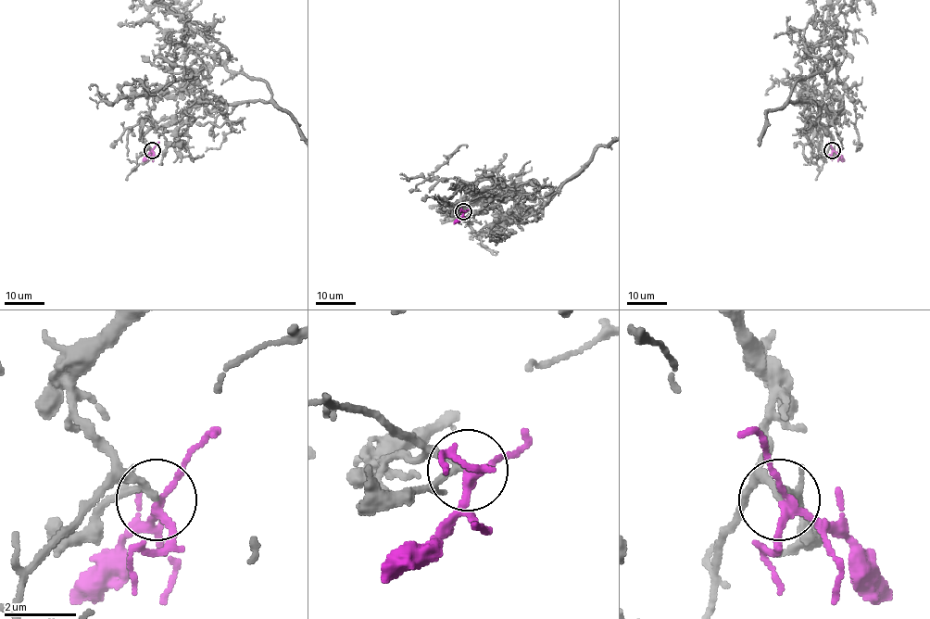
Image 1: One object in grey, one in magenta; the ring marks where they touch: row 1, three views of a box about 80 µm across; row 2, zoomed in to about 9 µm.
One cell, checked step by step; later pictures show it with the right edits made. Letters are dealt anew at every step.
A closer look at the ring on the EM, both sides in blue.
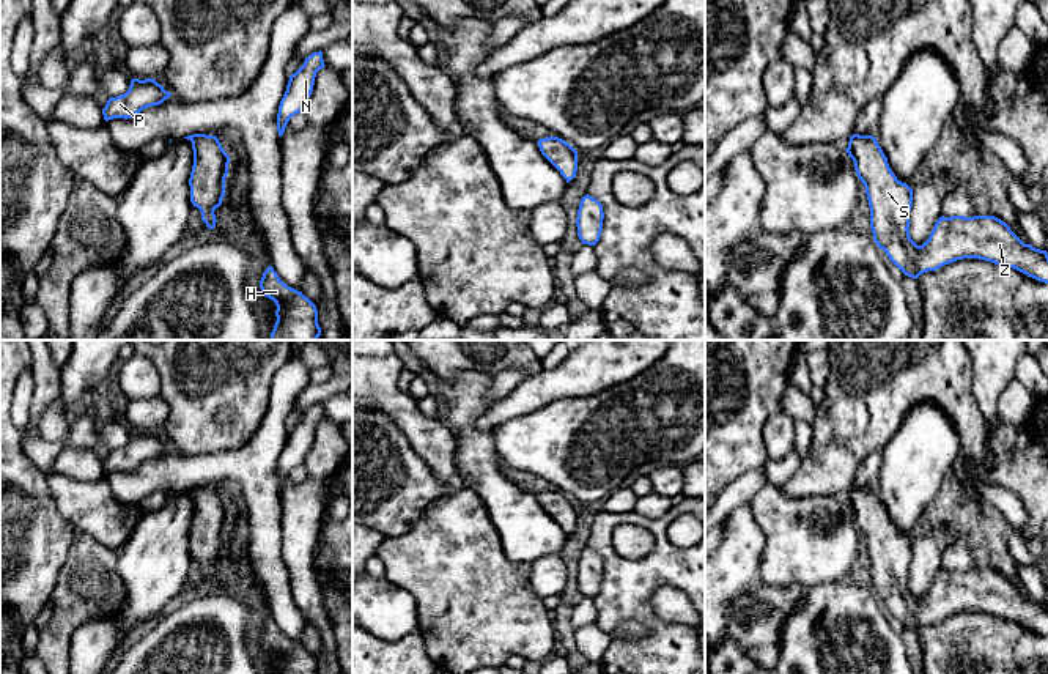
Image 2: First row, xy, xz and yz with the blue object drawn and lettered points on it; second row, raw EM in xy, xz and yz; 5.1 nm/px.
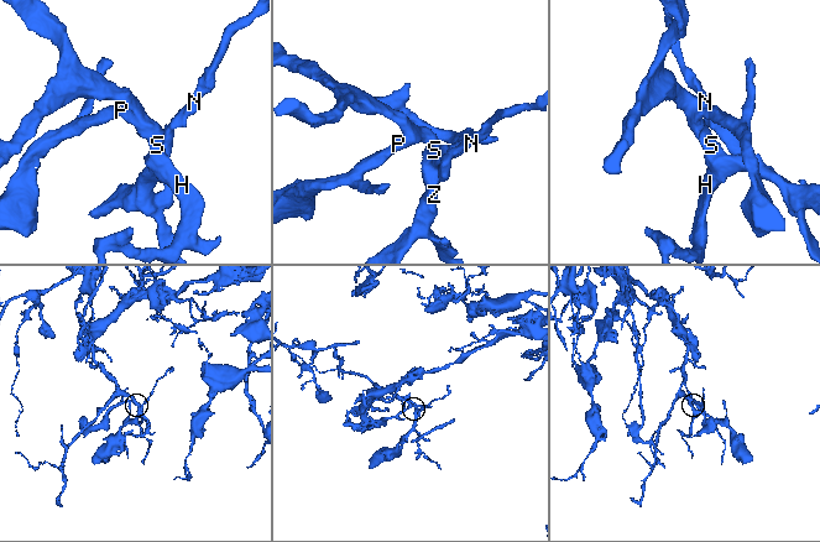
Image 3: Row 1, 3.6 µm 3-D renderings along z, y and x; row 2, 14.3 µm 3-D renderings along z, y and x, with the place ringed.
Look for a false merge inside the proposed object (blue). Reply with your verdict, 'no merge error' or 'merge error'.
no merge error

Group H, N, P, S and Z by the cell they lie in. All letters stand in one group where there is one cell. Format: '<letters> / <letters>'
H N P S Z

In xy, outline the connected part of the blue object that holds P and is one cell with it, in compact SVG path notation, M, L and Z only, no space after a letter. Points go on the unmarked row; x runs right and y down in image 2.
M132 431L124 447L109 450L102 461L102 468L105 474L113 471L134 471L143 461L159 458L170 449L172 446L165 444L156 431Z

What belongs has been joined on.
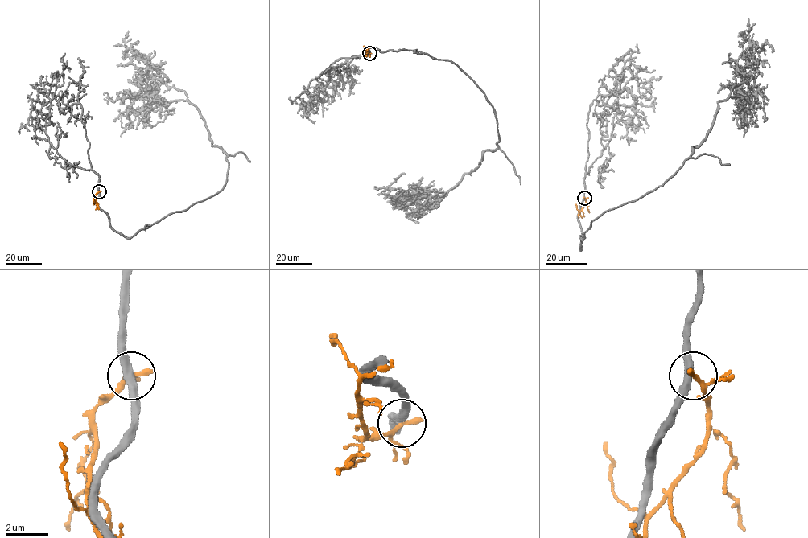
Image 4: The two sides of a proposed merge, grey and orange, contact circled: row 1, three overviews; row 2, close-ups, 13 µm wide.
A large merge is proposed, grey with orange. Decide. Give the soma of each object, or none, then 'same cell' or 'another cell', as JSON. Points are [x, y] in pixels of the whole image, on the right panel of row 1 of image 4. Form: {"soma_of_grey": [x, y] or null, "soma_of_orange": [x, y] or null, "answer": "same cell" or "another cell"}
{"soma_of_grey": null, "soma_of_orange": null, "answer": "another cell"}

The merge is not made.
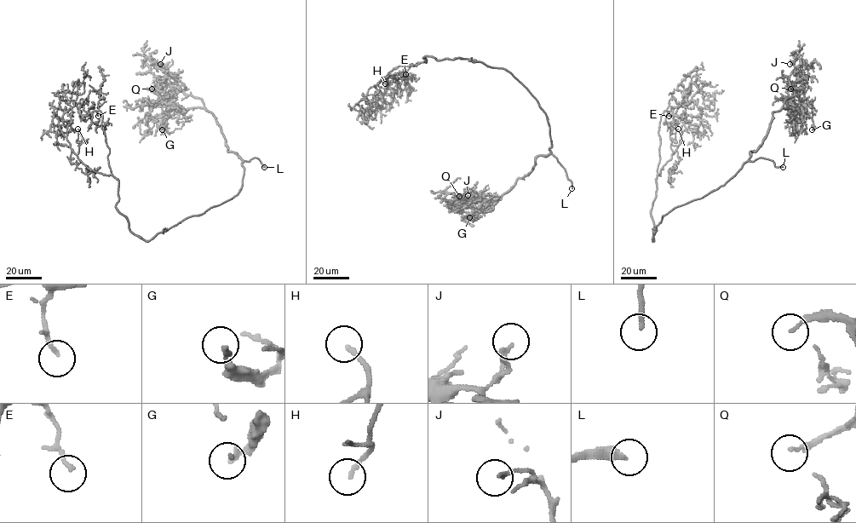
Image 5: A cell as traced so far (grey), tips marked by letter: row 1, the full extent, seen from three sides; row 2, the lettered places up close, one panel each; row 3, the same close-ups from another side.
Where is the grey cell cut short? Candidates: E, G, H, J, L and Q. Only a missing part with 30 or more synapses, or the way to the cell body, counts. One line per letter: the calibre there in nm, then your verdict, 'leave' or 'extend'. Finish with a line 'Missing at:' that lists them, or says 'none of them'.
E: 150 nm thick; leave
G: 200 nm thick; leave
H: 170 nm thick; extend
J: 160 nm thick; leave
L: 220 nm thick; extend
Q: 150 nm thick; extend
Missing at: H, L, Q

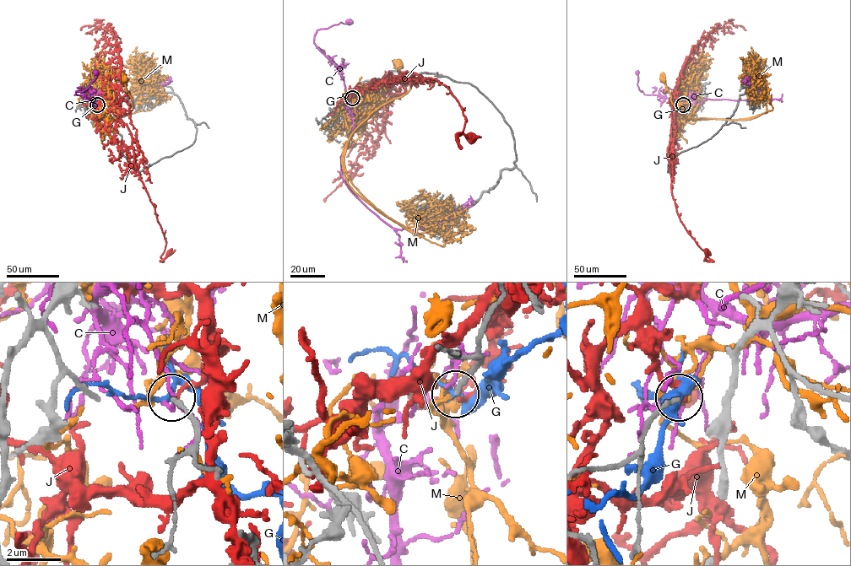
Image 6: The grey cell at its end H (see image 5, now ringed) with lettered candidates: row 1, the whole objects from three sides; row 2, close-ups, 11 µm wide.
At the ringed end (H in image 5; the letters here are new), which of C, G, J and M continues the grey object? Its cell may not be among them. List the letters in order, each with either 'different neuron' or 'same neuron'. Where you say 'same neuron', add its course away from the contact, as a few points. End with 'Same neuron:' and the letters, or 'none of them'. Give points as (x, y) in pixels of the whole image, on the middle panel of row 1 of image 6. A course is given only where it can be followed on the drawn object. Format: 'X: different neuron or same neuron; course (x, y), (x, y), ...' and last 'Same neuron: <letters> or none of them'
C: different neuron
G: different neuron
J: different neuron
M: different neuron
Same neuron: none of them

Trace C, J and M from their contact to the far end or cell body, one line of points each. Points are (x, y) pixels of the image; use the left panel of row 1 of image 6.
C: (97, 105), (93, 98), (74, 94), (76, 91), (83, 91), (89, 86), (96, 76), (95, 72)
J: (98, 105), (105, 128), (115, 142), (122, 149), (132, 149), (134, 165), (165, 240), (161, 261), (169, 254)
M: (97, 105), (98, 101), (104, 120), (110, 115), (116, 120), (128, 114), (132, 102), (125, 89), (125, 78)

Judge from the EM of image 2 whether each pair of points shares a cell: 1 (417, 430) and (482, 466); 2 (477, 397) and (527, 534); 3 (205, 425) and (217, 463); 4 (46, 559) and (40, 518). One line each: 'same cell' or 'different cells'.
1: different cells
2: same cell
3: different cells
4: same cell

